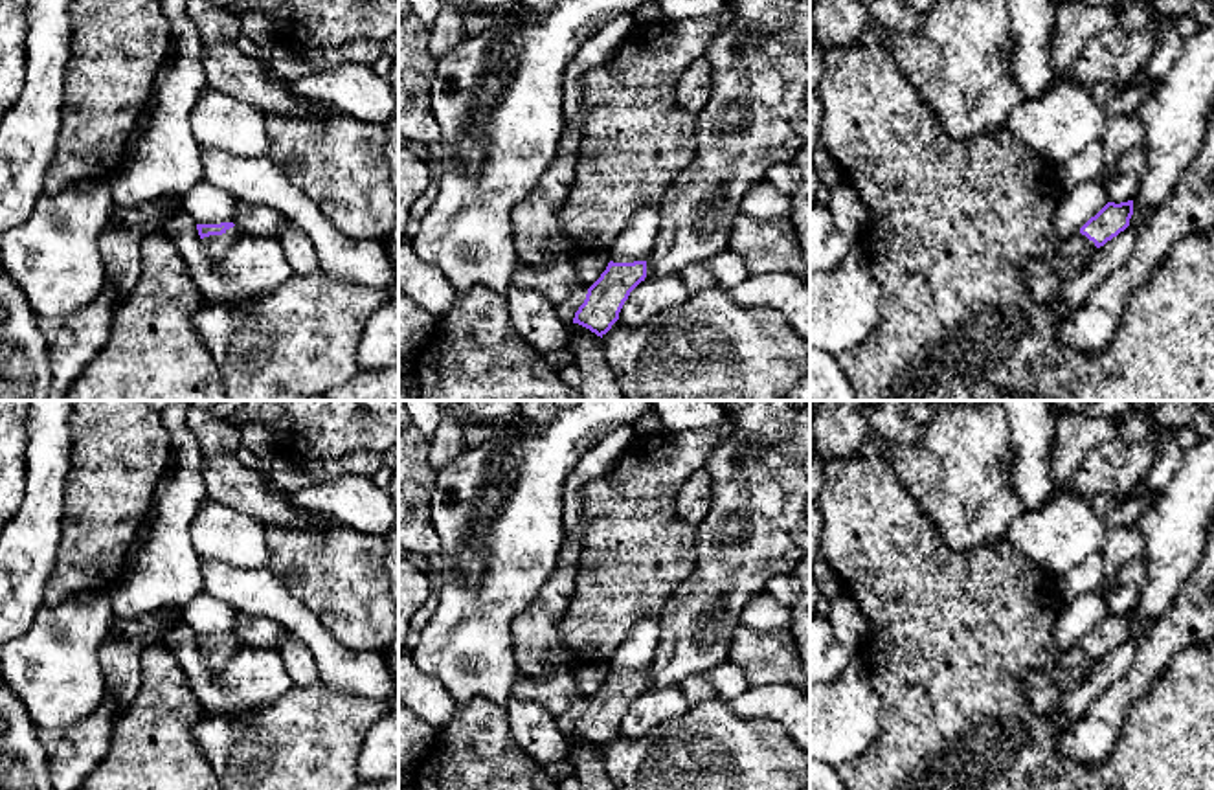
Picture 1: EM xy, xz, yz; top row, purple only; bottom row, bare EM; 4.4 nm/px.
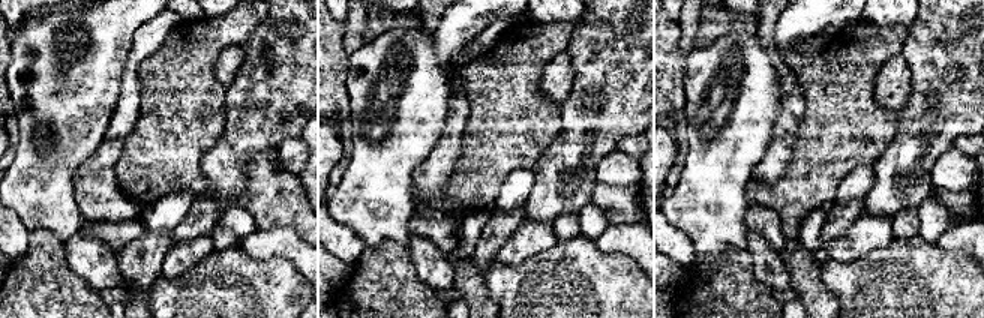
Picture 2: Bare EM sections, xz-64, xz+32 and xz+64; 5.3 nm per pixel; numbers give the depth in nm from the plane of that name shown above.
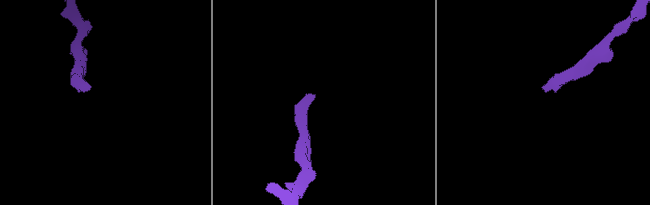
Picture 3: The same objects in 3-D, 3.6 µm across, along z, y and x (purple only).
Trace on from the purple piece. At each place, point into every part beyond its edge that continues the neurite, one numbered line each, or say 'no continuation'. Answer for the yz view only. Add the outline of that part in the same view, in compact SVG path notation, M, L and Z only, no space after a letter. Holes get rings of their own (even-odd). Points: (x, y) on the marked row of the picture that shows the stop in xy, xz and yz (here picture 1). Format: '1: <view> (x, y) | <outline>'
1: yz (1044, 276) | M1078 231L1062 241L1060 248L1051 257L1030 259L1023 266L1029 294L1043 303L1054 298L1056 288L1082 268L1084 259L1095 248L1095 243Z

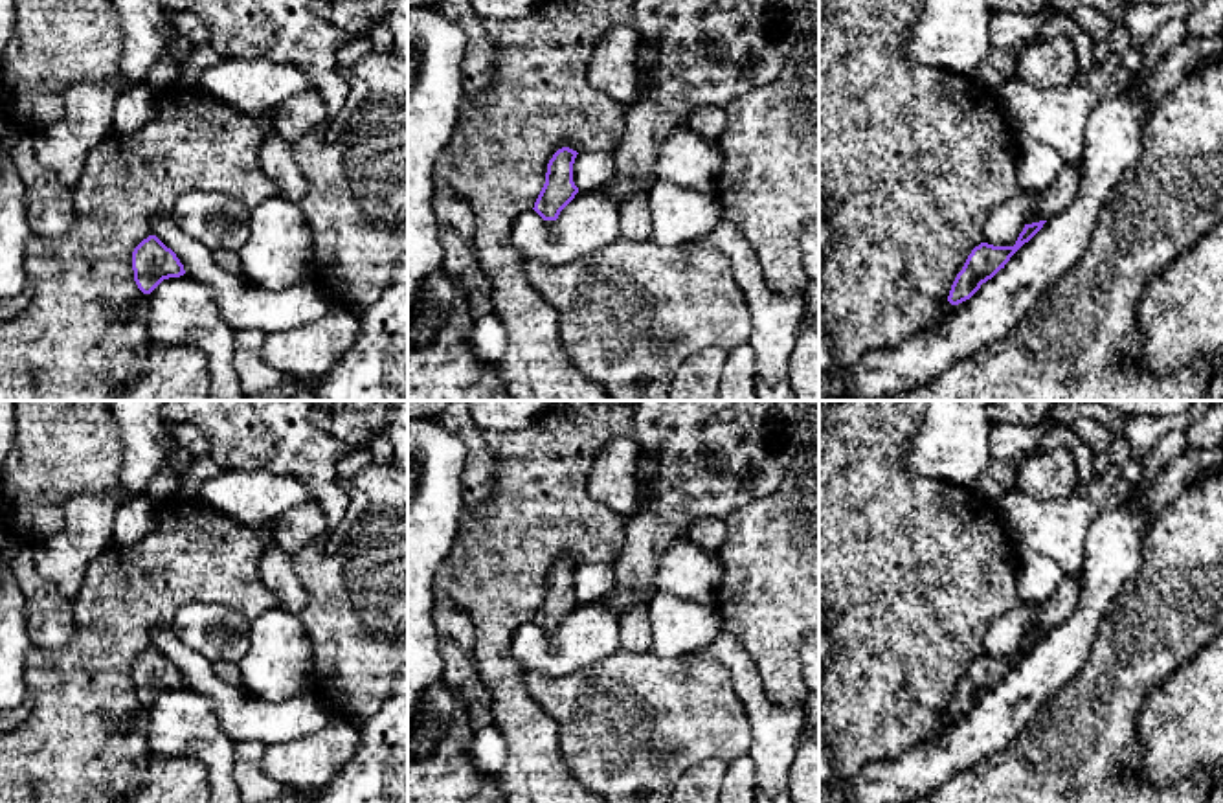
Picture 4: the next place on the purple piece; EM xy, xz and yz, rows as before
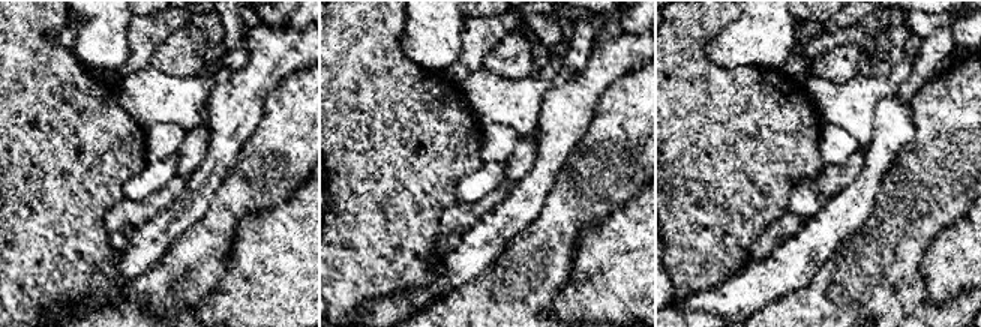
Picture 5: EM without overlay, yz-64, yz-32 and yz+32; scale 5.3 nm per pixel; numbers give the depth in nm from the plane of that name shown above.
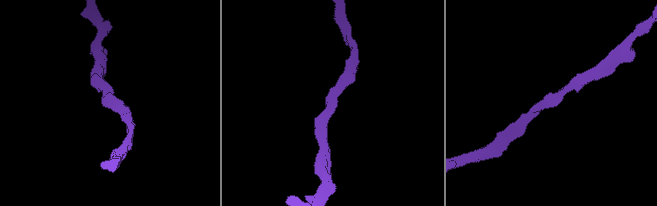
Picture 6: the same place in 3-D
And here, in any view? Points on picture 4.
no continuation

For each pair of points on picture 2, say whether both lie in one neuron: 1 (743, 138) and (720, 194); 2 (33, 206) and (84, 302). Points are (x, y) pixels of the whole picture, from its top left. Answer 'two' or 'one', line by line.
1: one
2: two

